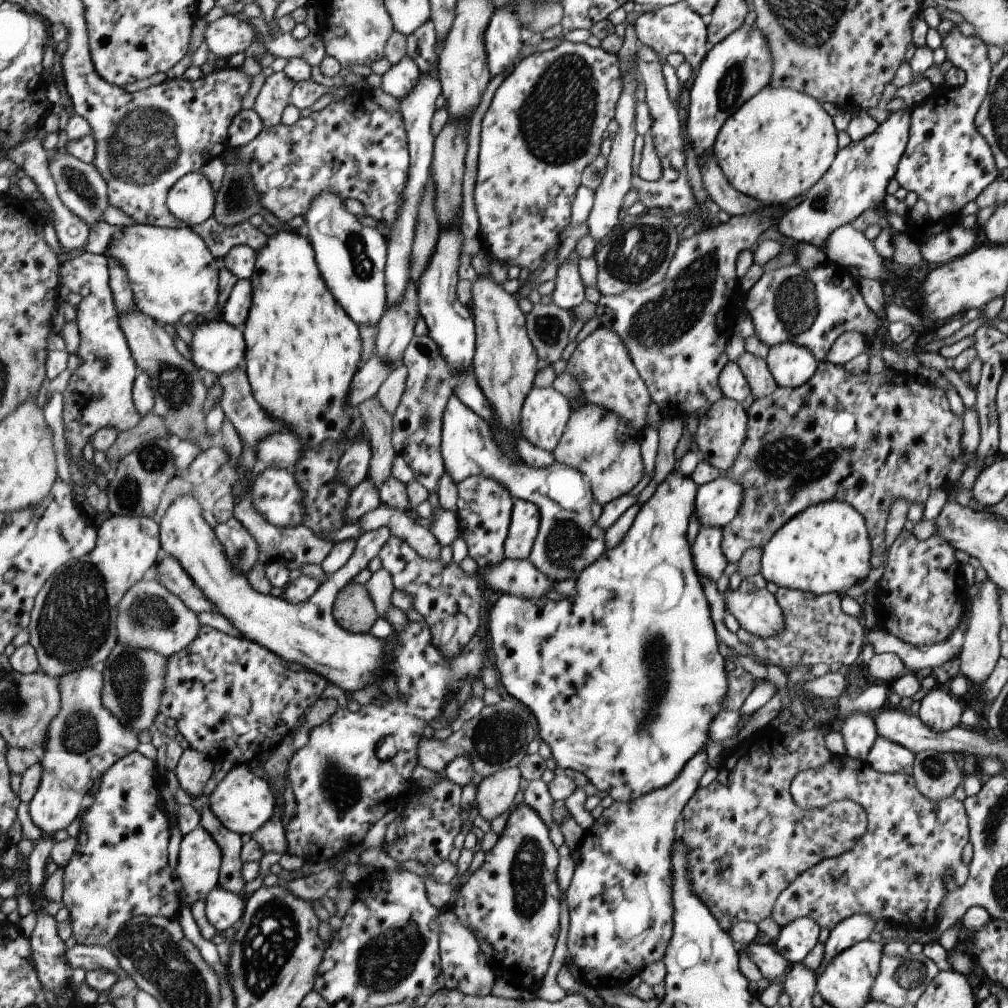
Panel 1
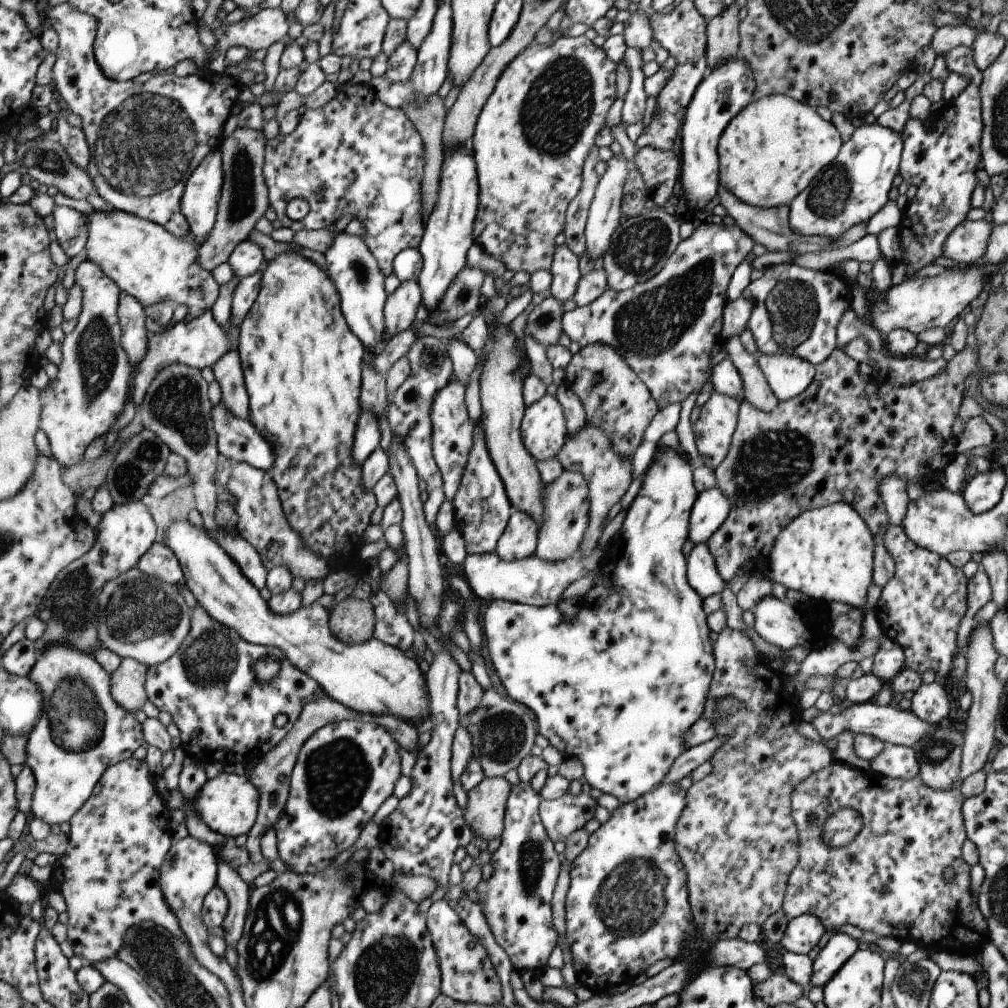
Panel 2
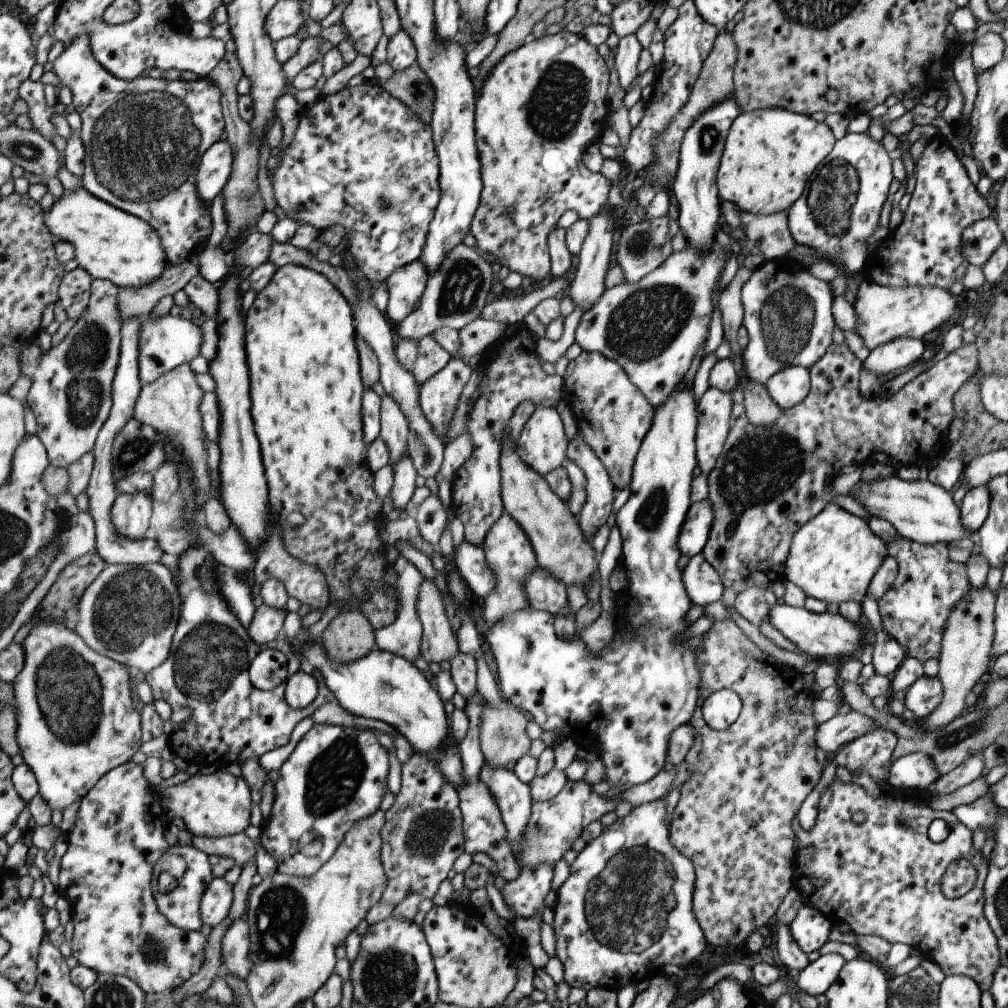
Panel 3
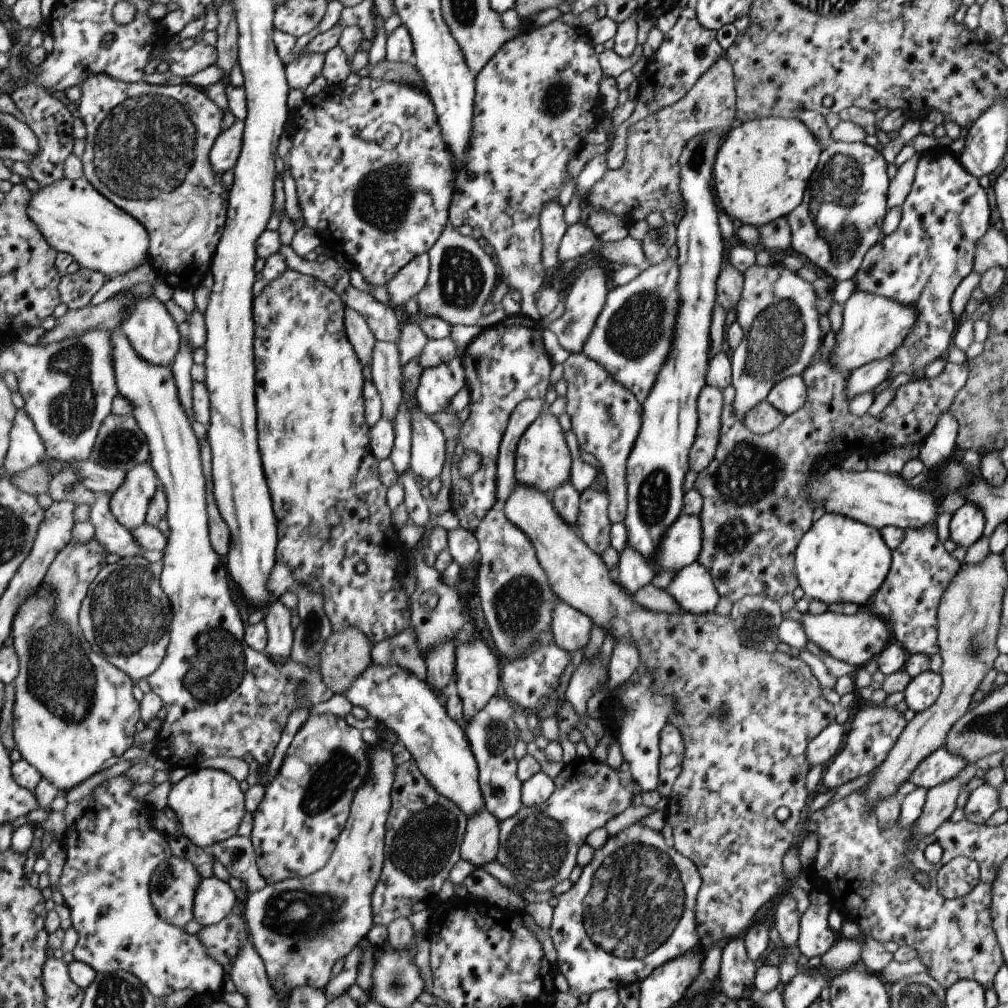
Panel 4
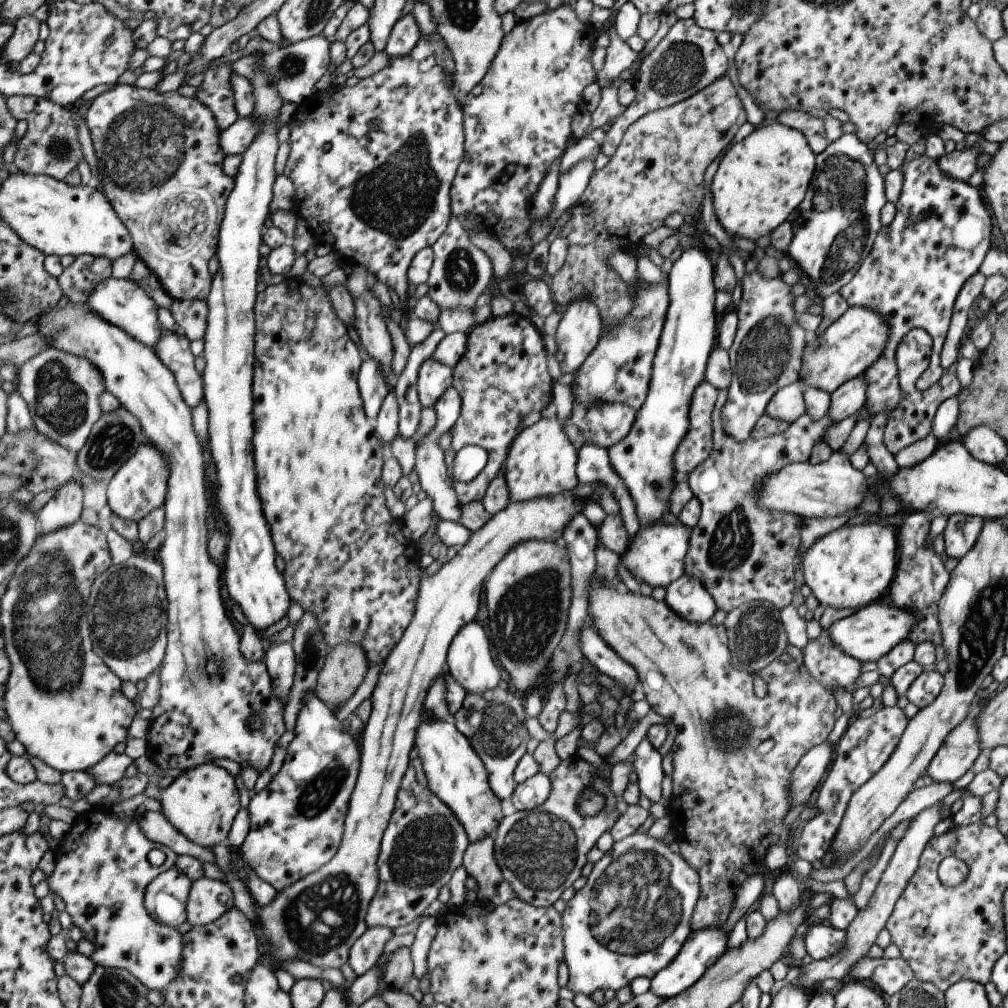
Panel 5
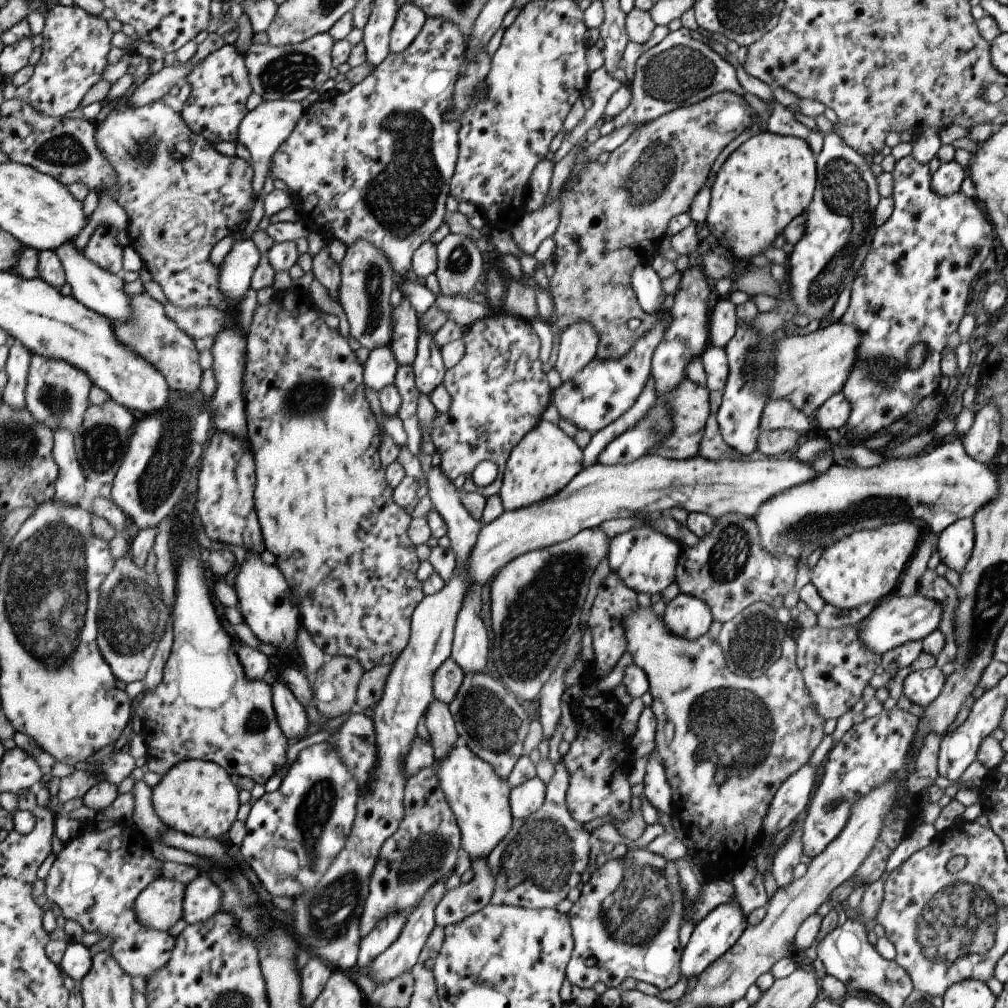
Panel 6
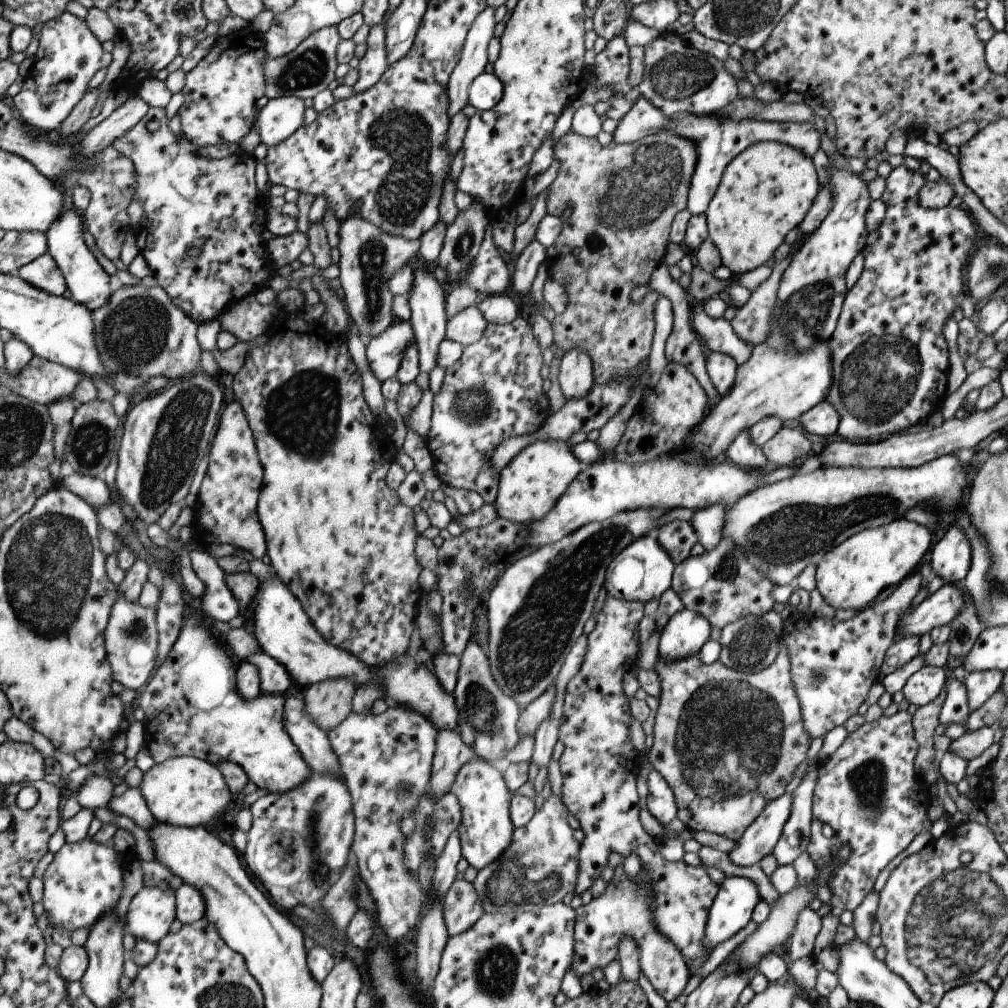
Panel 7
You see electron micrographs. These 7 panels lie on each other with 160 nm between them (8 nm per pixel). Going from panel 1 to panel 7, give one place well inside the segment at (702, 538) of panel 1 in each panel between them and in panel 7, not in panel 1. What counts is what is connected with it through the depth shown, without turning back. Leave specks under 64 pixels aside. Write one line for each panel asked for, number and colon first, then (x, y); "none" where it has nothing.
2: (702, 576)
3: (701, 583)
4: (692, 589)
5: (685, 596)
6: (688, 617)
7: (683, 634)

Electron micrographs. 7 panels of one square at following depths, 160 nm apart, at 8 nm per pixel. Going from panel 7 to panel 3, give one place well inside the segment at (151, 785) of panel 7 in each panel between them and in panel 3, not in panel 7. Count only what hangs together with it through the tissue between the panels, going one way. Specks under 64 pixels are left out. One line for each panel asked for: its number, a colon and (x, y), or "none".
3: (215, 803)
4: (209, 803)
5: (203, 803)
6: (198, 797)

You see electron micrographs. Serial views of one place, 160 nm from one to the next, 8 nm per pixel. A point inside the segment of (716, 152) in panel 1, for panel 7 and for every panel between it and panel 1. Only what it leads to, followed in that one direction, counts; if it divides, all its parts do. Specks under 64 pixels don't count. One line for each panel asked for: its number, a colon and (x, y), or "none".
2: (768, 153)
3: (768, 155)
4: (760, 171)
5: (760, 180)
6: (768, 180)
7: (765, 190)

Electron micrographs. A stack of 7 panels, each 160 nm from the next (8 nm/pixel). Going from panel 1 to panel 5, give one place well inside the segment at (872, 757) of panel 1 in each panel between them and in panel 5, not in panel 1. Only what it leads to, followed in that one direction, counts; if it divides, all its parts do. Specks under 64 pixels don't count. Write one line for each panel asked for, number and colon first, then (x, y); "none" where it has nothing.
2: (895, 761)
3: (915, 770)
4: (940, 766)
5: (957, 753)

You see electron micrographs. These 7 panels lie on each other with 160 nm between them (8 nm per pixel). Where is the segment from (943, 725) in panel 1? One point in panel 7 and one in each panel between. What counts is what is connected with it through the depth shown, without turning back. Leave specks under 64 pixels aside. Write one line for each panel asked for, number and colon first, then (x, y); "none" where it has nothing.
2: (930, 703)
3: (924, 694)
4: (920, 692)
5: (923, 689)
6: (921, 686)
7: (925, 684)

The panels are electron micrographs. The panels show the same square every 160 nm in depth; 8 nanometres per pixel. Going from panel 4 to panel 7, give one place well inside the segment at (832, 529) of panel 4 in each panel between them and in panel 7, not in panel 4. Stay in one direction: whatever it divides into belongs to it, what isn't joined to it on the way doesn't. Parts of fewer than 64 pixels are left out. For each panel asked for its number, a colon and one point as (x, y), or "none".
5: (848, 568)
6: (863, 568)
7: (853, 573)

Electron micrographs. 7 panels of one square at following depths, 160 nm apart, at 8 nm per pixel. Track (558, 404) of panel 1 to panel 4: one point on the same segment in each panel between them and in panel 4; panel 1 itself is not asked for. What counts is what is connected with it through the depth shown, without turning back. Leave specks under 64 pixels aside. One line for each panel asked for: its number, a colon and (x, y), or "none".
2: (542, 429)
3: (541, 445)
4: (541, 458)

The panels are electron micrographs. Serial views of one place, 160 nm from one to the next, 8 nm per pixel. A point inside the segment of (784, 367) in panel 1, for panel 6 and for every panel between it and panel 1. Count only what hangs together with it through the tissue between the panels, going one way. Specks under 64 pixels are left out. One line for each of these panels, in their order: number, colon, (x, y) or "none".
2: (787, 375)
3: (787, 387)
4: (787, 396)
5: (786, 404)
6: (778, 414)

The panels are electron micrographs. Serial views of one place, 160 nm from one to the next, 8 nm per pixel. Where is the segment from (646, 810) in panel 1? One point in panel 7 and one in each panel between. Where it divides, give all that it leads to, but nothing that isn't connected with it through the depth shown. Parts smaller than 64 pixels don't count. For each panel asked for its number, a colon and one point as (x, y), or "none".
2: (626, 907)
3: (625, 910)
4: (631, 910)
5: (632, 915)
6: (625, 921)
7: (622, 909)

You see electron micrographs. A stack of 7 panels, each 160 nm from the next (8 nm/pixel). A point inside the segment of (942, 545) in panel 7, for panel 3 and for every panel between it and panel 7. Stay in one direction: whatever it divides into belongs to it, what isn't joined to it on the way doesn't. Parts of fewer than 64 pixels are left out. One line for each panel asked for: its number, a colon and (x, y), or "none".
3: (974, 505)
4: (966, 525)
5: (960, 532)
6: (954, 545)

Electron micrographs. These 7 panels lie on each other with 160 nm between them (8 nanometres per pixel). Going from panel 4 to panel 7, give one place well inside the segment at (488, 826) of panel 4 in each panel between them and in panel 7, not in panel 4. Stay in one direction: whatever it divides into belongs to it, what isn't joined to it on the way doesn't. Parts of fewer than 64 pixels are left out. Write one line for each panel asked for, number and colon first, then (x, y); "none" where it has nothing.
5: (478, 860)
6: (456, 904)
7: (461, 907)

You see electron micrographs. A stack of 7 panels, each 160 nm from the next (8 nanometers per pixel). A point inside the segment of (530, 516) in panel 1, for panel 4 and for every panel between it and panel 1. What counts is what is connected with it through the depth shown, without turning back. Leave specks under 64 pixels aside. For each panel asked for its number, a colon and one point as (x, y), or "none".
2: (518, 540)
3: (508, 554)
4: (516, 599)

